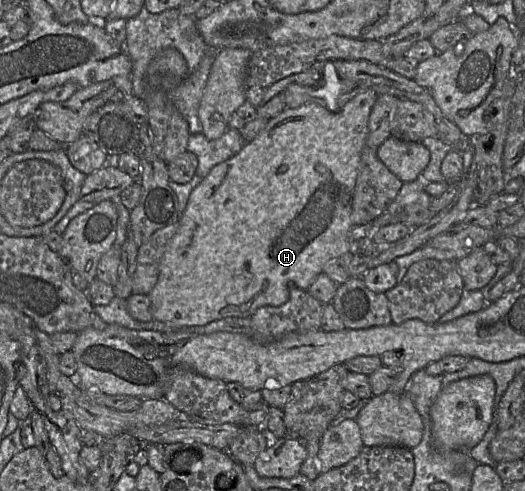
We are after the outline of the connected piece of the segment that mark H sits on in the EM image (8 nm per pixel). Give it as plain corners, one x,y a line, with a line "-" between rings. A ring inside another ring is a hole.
366,88
347,101
337,112
325,106
311,103
295,109
285,108
280,114
268,120
258,136
232,158
214,166
209,174
190,193
186,208
178,220
176,233
169,241
159,265
158,280
147,295
151,303
153,320
172,328
204,326
227,317
251,317
262,306
278,307
289,299
288,283
293,282
301,290
307,290
314,279
322,273
327,262
354,249
354,227
351,221
351,206
361,152
365,146
371,109
378,98
372,88

